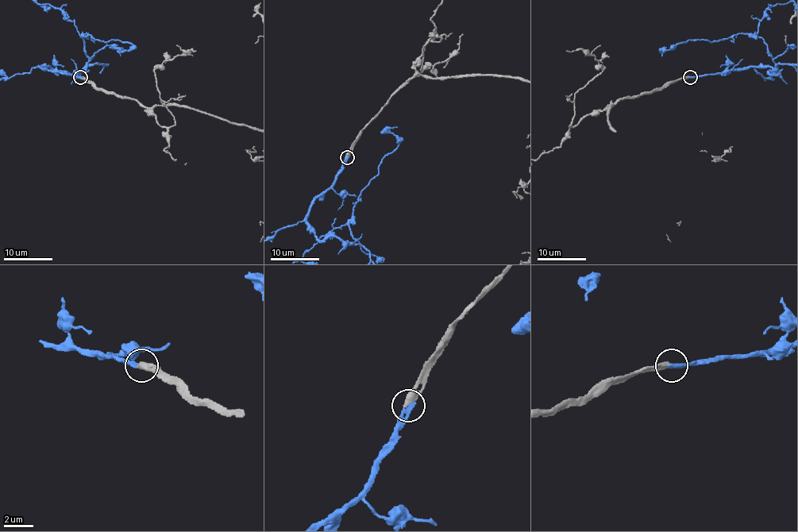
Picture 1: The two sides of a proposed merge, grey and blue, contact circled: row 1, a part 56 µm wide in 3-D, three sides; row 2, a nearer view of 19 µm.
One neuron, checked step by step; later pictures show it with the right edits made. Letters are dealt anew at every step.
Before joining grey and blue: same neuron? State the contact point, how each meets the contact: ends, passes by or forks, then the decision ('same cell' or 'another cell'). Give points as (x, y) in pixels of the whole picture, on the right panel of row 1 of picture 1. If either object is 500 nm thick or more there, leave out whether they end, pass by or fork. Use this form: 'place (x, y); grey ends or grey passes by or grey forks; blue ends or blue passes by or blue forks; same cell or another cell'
place (690, 77); grey ends; blue ends; same cell

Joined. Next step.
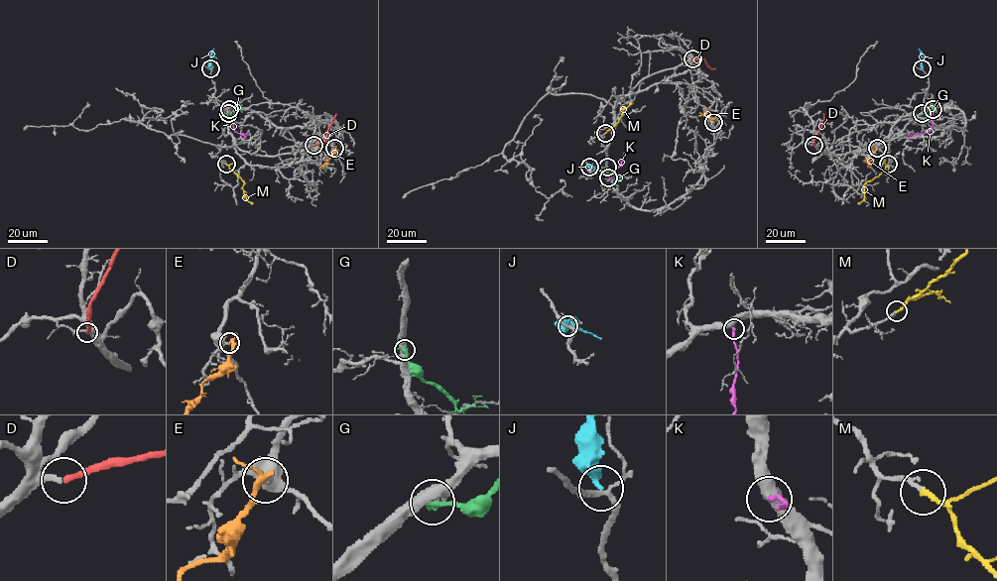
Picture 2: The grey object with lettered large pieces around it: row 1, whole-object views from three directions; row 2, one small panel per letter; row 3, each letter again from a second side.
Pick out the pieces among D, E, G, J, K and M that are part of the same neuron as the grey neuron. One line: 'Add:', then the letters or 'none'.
Add: D, M

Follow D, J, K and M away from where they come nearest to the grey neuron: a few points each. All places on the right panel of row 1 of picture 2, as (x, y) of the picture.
D: (813, 145), (823, 113)
J: (922, 68), (919, 49)
K: (932, 109), (933, 125), (929, 131), (908, 137), (906, 133)
M: (888, 165), (878, 176), (866, 182), (864, 198), (858, 203)

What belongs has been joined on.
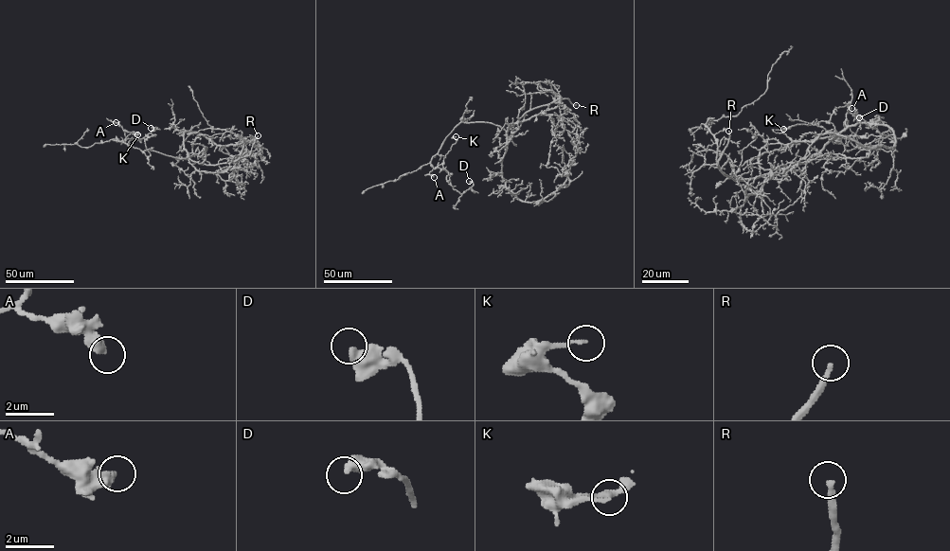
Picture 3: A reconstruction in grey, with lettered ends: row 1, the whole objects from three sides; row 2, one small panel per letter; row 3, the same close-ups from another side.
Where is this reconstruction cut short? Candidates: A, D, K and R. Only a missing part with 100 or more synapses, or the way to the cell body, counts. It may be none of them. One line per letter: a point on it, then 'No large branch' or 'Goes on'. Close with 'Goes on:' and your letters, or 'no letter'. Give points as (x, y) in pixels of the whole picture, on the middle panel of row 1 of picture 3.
A: Place: (434, 177). No large branch
D: Place: (469, 181). No large branch
K: Place: (456, 136). No large branch
R: Place: (576, 105). Goes on
Goes on: R

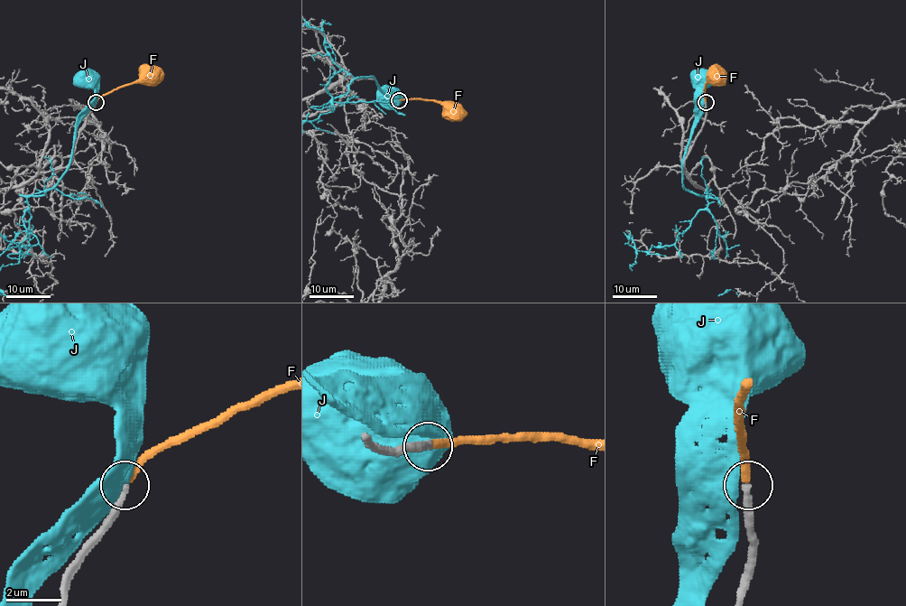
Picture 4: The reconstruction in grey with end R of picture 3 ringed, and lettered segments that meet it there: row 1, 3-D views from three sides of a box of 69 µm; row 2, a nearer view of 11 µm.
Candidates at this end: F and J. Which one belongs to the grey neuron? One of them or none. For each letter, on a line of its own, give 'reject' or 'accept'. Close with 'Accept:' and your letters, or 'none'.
F: accept
J: reject
Accept: F

